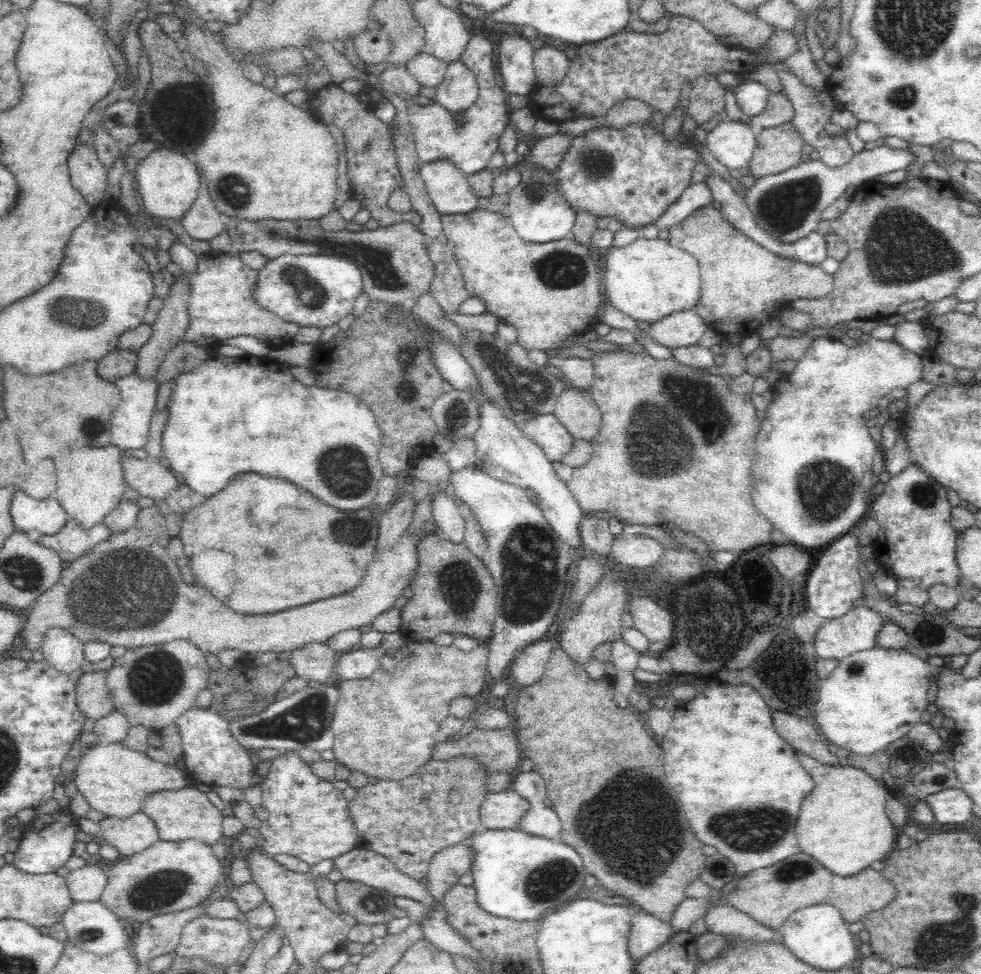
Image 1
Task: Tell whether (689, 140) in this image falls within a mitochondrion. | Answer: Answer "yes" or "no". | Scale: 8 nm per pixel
no

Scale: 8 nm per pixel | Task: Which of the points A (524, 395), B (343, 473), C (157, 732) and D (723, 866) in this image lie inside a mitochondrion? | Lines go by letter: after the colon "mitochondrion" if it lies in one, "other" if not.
A: mitochondrion
B: mitochondrion
C: other
D: mitochondrion

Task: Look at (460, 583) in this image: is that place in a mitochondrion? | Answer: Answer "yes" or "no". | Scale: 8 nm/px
yes

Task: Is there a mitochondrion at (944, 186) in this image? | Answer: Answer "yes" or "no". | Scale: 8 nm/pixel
no

